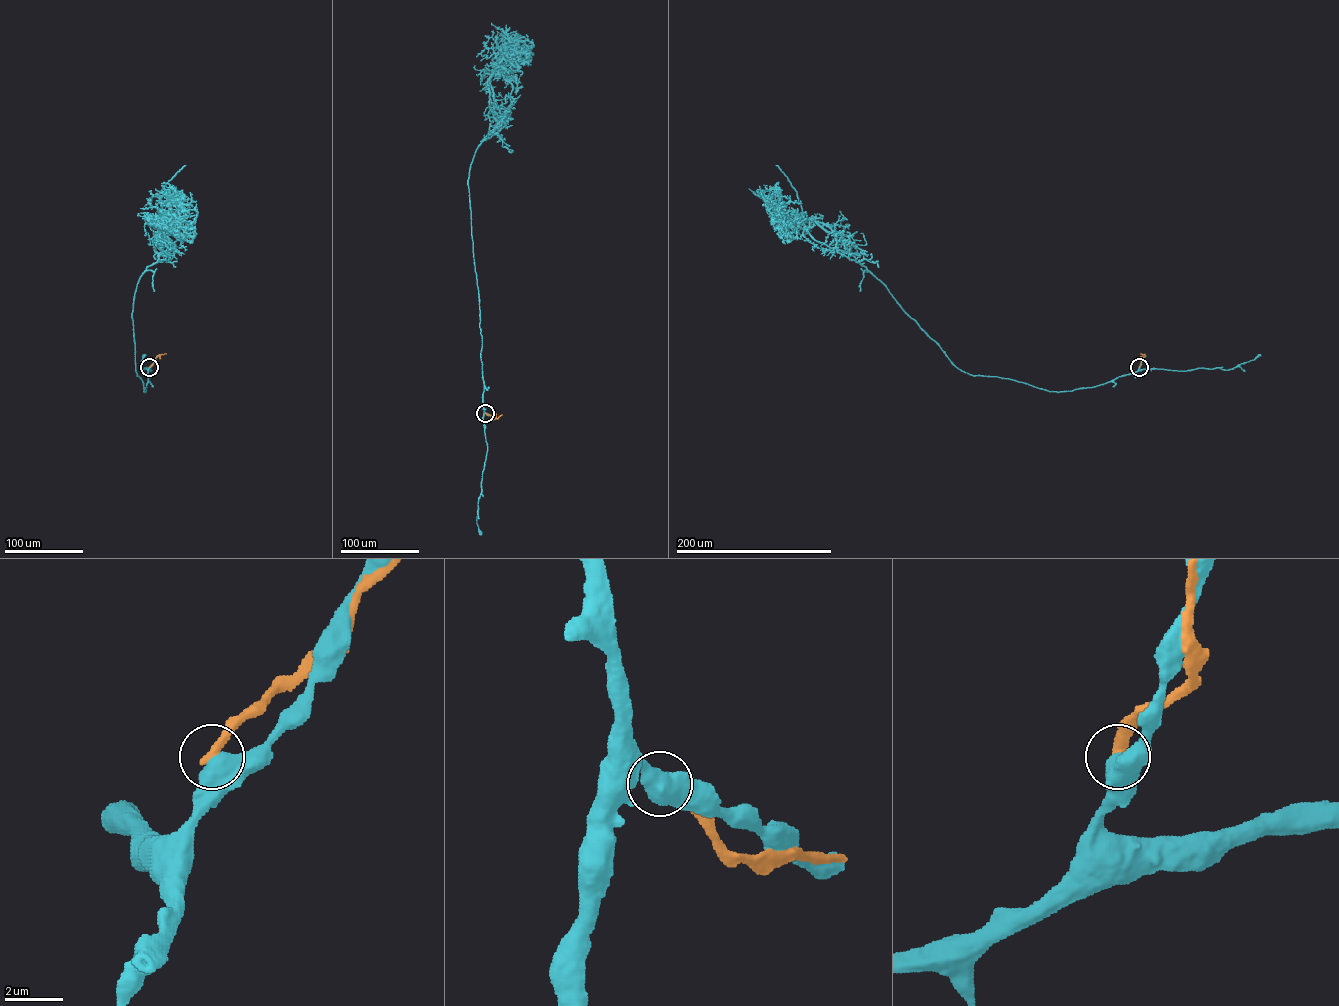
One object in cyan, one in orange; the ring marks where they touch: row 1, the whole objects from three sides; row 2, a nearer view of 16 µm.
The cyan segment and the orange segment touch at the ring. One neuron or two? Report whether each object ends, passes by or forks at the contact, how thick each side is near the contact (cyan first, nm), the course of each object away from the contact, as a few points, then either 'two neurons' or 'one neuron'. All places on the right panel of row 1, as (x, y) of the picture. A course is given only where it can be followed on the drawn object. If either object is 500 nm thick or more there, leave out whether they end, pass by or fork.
700/400 nm | cyan via (1139, 367), (1058, 392), (961, 371), (853, 255), (809, 233), (799, 220), (796, 191), (775, 165) | orange via (1139, 367), (1145, 355), (1141, 354) | two neurons

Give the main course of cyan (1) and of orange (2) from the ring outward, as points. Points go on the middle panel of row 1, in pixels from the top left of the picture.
1: (485, 413), (479, 294), (468, 180), (476, 148), (493, 130), (510, 103), (512, 86), (494, 71), (522, 49)
2: (485, 413), (494, 419), (502, 415)

